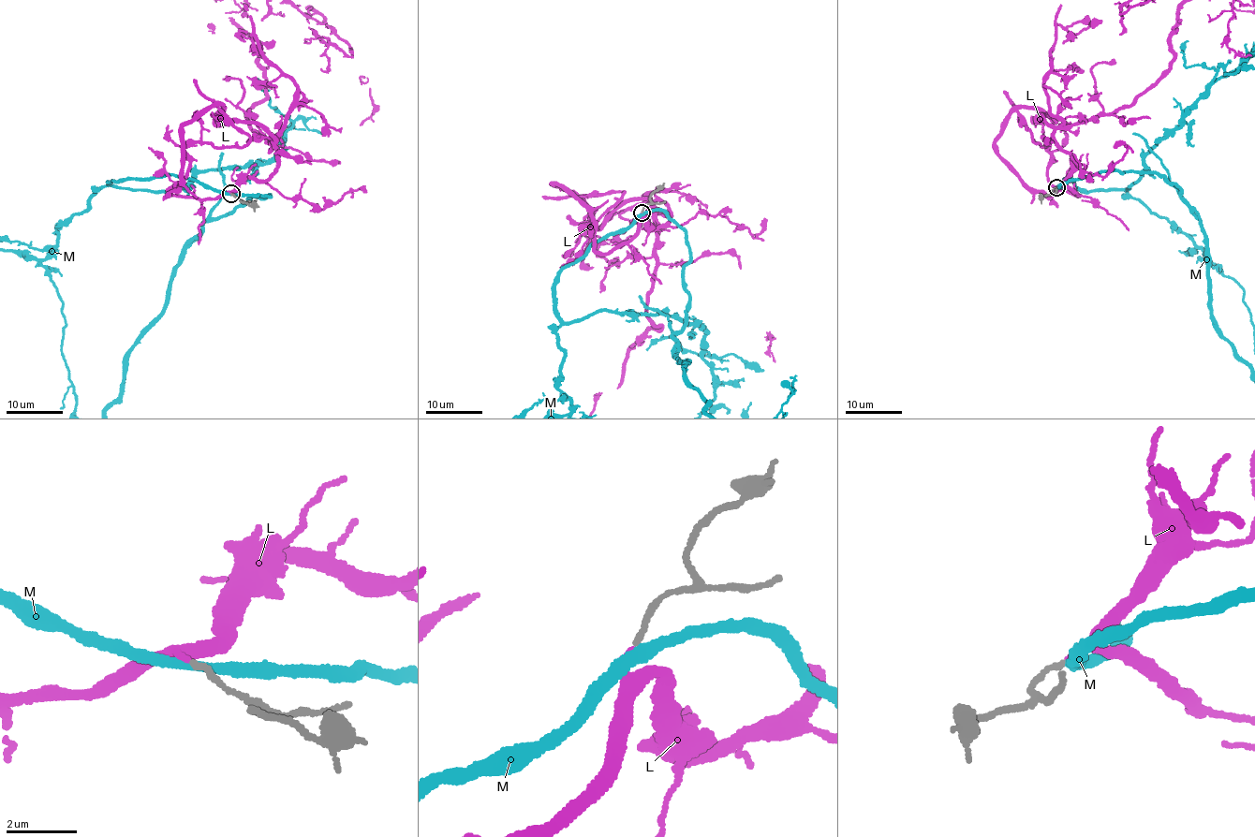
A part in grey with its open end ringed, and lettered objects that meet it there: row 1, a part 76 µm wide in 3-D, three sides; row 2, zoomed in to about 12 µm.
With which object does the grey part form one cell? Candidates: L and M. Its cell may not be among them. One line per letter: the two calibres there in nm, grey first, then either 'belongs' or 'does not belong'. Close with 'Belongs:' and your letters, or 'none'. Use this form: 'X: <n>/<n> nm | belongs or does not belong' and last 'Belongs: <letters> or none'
L: 140/140 nm | belongs
M: 160/300 nm | does not belong
Belongs: L

